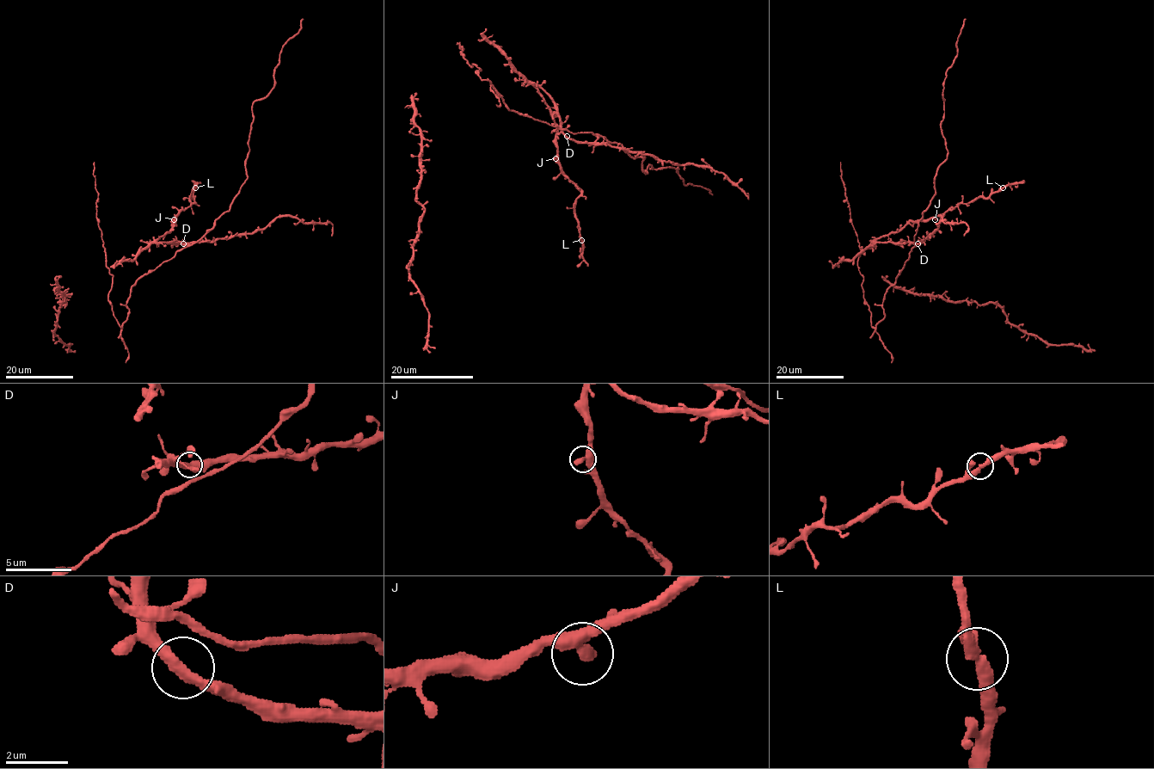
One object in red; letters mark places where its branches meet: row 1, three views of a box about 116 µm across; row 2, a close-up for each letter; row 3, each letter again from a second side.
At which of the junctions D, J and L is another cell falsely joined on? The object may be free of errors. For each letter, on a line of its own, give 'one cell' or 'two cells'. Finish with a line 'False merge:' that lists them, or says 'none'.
D: one cell
J: one cell
L: one cell
False merge: none

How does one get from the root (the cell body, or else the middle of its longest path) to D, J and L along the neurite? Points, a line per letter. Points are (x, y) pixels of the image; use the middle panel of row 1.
D: (499, 94), (510, 109), (559, 128), (567, 130), (567, 127), (562, 130), (567, 136)
J: (499, 94), (510, 109), (567, 130), (561, 127), (555, 102), (535, 86), (556, 127), (555, 158)
L: (499, 94), (510, 109), (567, 130), (555, 102), (535, 86), (556, 127), (561, 169), (581, 190), (581, 240)

